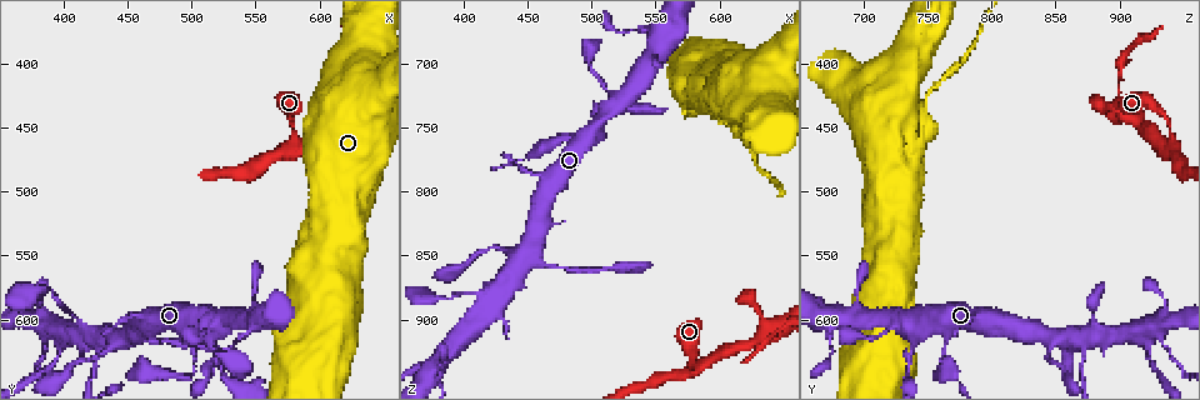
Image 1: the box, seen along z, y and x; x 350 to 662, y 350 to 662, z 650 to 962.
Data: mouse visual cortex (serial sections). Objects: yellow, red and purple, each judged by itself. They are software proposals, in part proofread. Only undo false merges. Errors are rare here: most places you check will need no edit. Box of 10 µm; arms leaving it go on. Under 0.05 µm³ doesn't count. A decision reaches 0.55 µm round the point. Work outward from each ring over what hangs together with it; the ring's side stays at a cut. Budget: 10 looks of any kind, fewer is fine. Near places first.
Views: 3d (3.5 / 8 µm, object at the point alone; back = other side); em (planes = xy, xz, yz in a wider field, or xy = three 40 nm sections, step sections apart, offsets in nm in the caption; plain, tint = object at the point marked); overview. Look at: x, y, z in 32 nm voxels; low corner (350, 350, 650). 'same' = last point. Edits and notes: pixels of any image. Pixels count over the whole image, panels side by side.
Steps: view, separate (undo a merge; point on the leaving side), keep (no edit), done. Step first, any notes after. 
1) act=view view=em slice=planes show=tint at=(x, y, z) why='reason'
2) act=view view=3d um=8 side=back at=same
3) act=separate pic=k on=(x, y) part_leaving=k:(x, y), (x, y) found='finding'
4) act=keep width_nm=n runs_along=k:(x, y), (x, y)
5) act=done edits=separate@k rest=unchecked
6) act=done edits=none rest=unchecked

act=view view=3d um=3.5 at=(502, 640, 760)

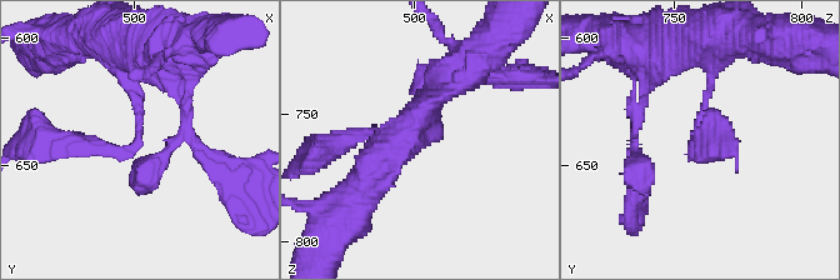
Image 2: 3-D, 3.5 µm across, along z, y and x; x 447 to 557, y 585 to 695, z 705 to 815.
act=view view=em slice=xy step=3 show=tint at=(502, 639, 759) arm_widths_nm=150,150

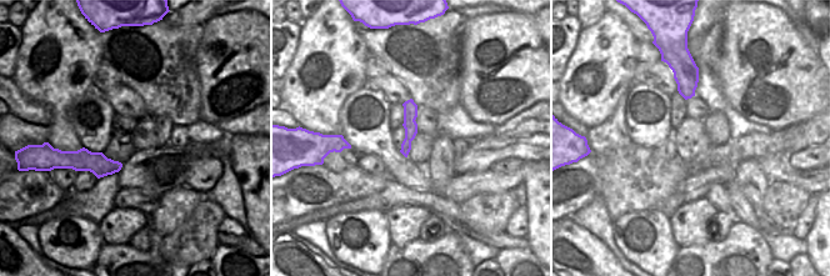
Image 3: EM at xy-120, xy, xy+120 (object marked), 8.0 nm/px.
act=keep runs_along=3:(410, 103), (410, 135), (405, 151) found='all the same cell'

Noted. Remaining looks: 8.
act=view view=3d um=3.5 at=(418, 610, 882) why='thin arm on a thick one'

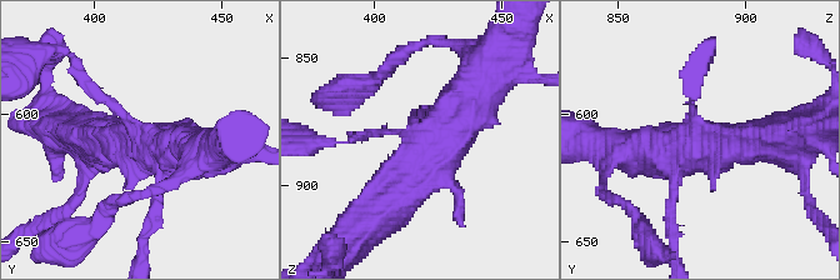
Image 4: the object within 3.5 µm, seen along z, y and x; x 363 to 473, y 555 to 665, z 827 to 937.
act=view view=em slice=xy step=3 show=tint at=(417, 606, 883)

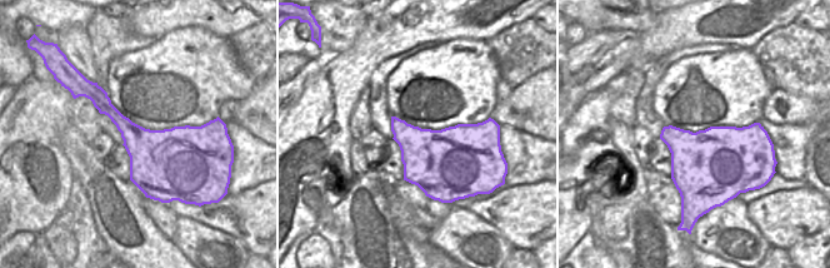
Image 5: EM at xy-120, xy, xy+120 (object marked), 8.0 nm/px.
act=keep runs_along=4:(481, 85), (401, 196), (381, 213) found='one cell here'

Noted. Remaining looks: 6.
act=view view=3d um=3.5 side=back at=(380, 600, 934) why='small branch off a trunk'

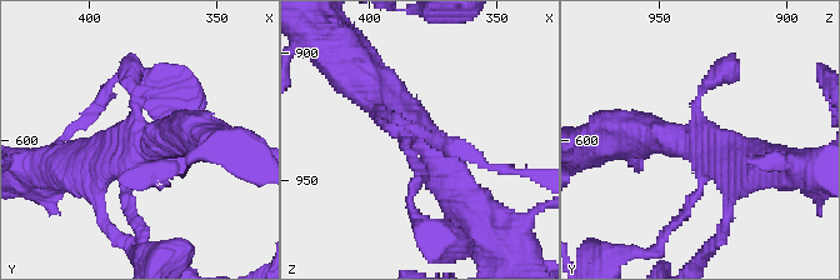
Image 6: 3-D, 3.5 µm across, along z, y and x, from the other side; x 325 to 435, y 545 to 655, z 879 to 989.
act=view view=em slice=planes show=tint at=(381, 600, 935) why='now the EM'

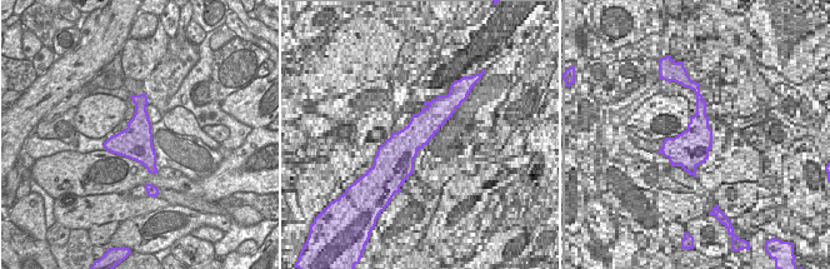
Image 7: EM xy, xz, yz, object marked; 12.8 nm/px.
act=keep runs_along=6:(84, 165), (138, 146), (130, 66) found='one cell here'

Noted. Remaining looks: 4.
act=view view=3d um=8 at=(580, 458, 938)

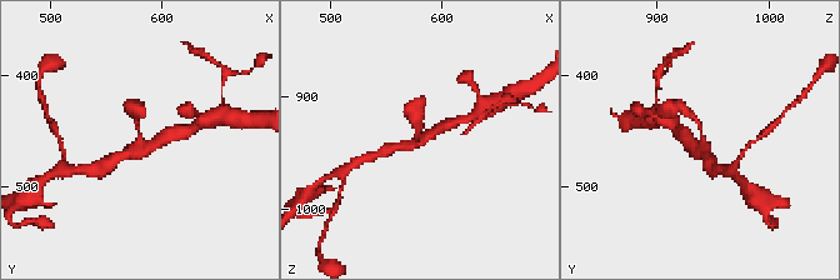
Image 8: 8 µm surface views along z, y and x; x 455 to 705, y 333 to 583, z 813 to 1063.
act=view view=em slice=xy step=3 show=tint at=same

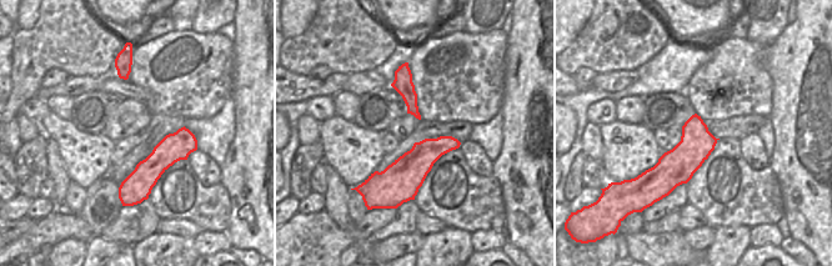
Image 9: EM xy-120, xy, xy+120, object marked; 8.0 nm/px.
act=keep runs_along=9:(185, 131), (184, 136), (124, 199) found='one cell here'

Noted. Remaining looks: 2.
act=done edits=none rest=unchecked

